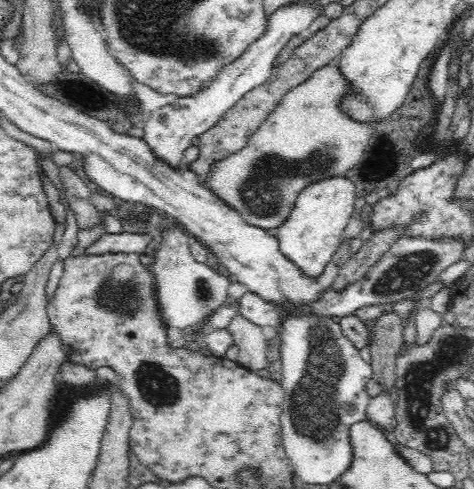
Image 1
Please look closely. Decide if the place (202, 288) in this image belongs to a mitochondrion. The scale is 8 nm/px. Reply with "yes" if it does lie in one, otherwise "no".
yes

